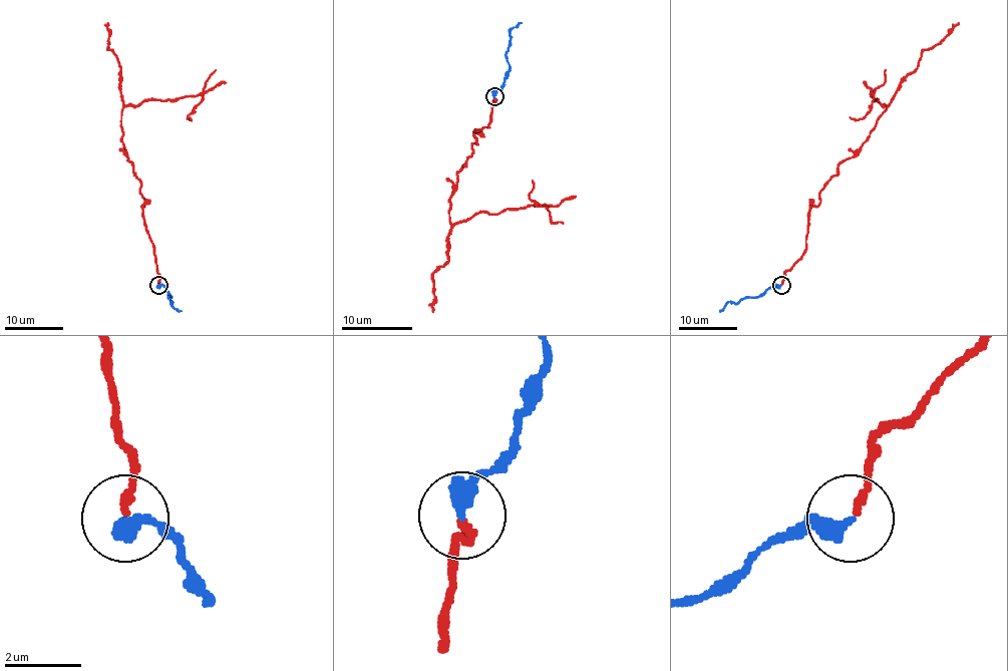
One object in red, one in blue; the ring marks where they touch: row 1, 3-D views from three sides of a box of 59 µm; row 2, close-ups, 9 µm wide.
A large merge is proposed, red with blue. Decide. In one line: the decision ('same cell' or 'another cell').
another cell

